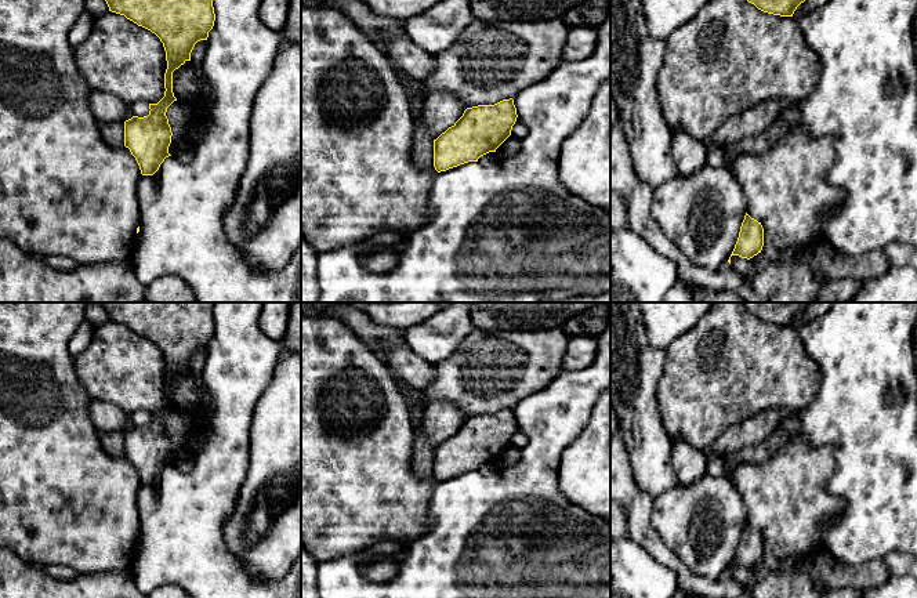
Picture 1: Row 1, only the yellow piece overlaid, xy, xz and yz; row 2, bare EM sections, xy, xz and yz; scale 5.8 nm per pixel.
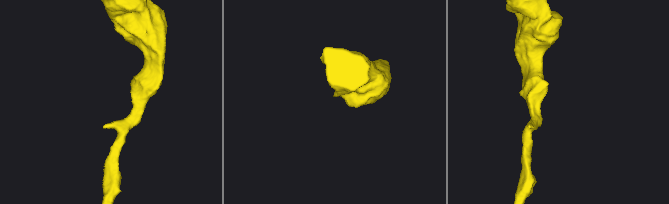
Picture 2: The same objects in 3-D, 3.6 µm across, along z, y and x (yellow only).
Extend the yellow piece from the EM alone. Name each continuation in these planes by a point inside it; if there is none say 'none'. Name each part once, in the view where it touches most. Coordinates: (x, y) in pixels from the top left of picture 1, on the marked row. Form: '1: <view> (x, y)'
none

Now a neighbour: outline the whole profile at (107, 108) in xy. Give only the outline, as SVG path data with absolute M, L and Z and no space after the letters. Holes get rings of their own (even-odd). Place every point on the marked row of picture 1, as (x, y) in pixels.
M91 90L88 106L99 123L124 123L128 106L116 95Z

